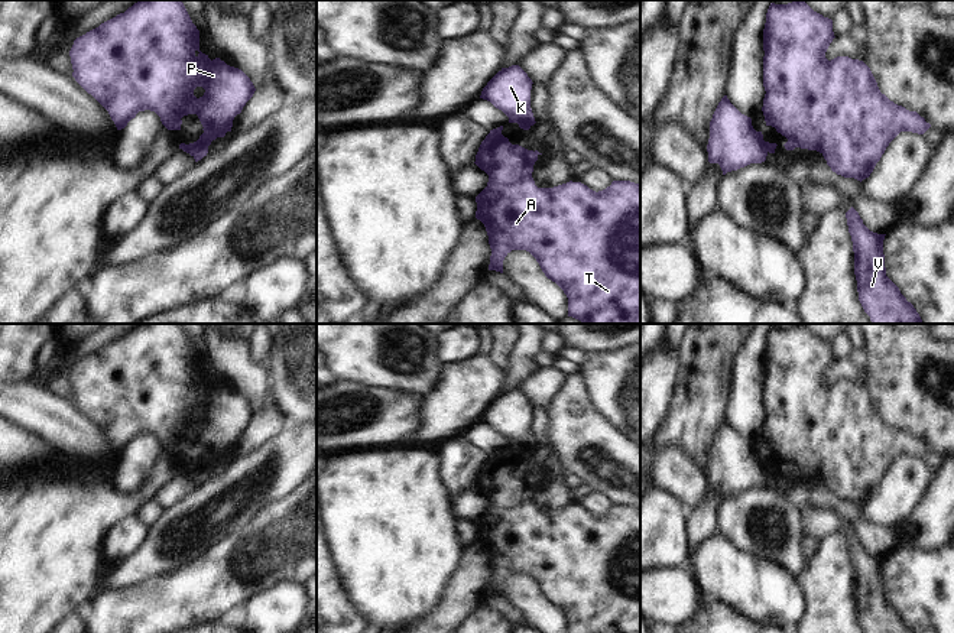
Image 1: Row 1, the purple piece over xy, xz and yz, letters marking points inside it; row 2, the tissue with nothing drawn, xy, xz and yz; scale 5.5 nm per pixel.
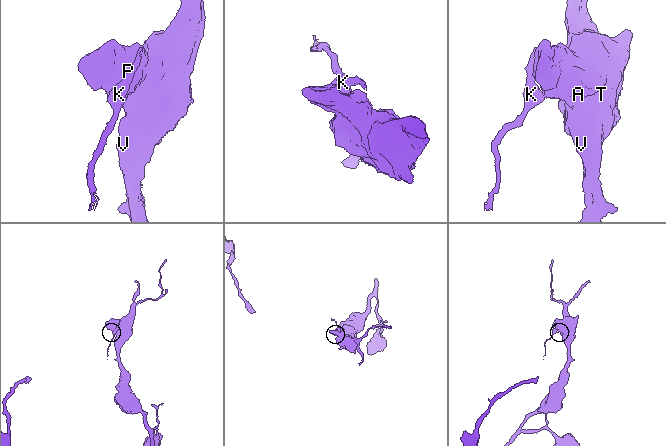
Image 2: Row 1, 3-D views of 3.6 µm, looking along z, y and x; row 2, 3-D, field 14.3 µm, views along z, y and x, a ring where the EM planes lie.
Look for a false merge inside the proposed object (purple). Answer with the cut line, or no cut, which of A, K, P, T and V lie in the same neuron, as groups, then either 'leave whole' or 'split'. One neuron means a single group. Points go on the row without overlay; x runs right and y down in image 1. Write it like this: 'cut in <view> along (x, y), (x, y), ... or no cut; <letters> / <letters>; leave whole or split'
cut in xy along (203, 457), (210, 466); A P T V / K; split

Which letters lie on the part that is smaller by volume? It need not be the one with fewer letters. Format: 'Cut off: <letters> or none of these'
Cut off: K.

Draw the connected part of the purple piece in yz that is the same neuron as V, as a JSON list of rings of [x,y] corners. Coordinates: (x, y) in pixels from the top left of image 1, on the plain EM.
[[[851,530],[846,536],[854,575],[854,598],[863,633],[915,633],[886,600],[883,564],[886,558],[870,555]]]

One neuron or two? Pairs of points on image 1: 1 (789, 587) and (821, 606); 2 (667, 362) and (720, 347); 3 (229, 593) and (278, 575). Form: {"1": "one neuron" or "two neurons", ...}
{"1": "two neurons", "2": "two neurons", "3": "one neuron"}

